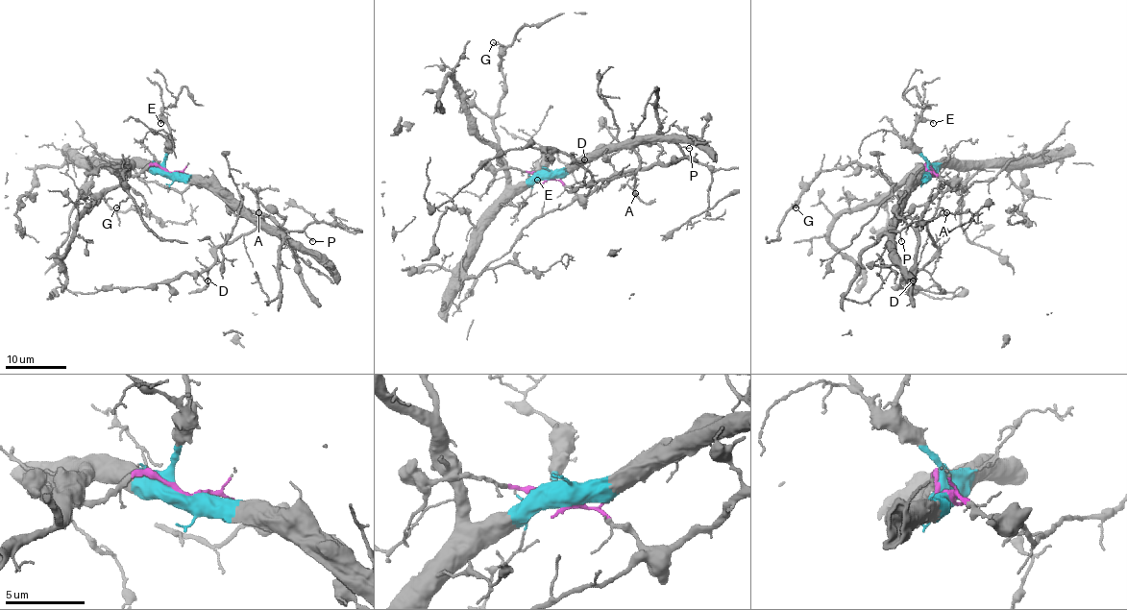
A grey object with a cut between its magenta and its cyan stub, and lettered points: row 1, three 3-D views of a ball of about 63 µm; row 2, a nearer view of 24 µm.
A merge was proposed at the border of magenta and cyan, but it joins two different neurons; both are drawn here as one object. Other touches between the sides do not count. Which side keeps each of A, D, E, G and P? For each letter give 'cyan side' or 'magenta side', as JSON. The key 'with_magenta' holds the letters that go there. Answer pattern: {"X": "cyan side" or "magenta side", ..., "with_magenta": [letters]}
{"A": "cyan side", "D": "cyan side", "E": "cyan side", "G": "cyan side", "P": "cyan side", "with_magenta": []}

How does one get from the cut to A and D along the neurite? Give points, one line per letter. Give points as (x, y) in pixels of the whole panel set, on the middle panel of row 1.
A: (546, 174), (575, 169), (605, 151), (631, 148), (639, 158), (635, 194)
D: (546, 174), (575, 169), (606, 151), (628, 148), (639, 166), (634, 172), (593, 183), (577, 161), (584, 158)

